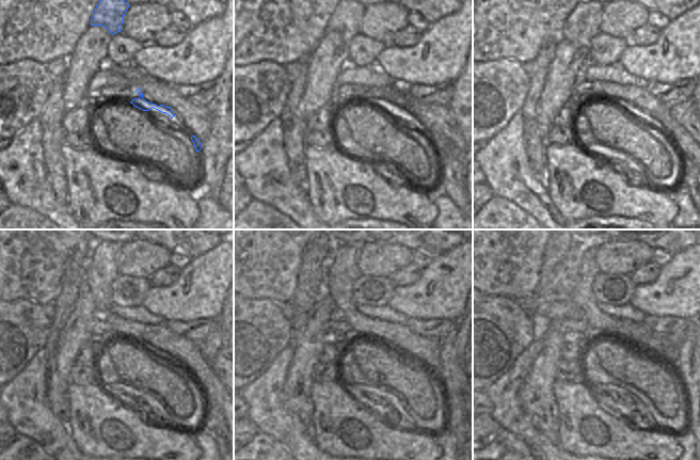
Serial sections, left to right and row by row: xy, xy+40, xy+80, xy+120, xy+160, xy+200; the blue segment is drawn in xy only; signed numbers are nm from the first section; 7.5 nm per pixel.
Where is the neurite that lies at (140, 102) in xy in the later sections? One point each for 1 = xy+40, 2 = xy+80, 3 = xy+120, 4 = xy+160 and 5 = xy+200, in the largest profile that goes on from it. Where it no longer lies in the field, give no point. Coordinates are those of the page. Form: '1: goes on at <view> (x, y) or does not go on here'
1: goes on at xy+40 (396, 97)
2: goes on at xy+80 (634, 98)
3: goes on at xy+120 (101, 270)
4: goes on at xy+160 (343, 272)
5: goes on at xy+200 (664, 346)

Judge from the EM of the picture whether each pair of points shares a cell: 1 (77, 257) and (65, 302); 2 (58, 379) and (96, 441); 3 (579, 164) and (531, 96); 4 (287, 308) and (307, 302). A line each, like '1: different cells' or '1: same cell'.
1: same cell
2: different cells
3: different cells
4: different cells

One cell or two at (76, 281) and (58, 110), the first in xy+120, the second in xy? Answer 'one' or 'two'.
one

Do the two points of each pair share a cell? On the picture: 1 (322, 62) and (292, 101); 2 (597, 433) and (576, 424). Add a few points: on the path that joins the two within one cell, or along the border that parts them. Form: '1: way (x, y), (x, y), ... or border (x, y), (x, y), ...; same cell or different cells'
1: border (308, 62), (299, 111); different cells
2: way (591, 429), (582, 424); same cell

